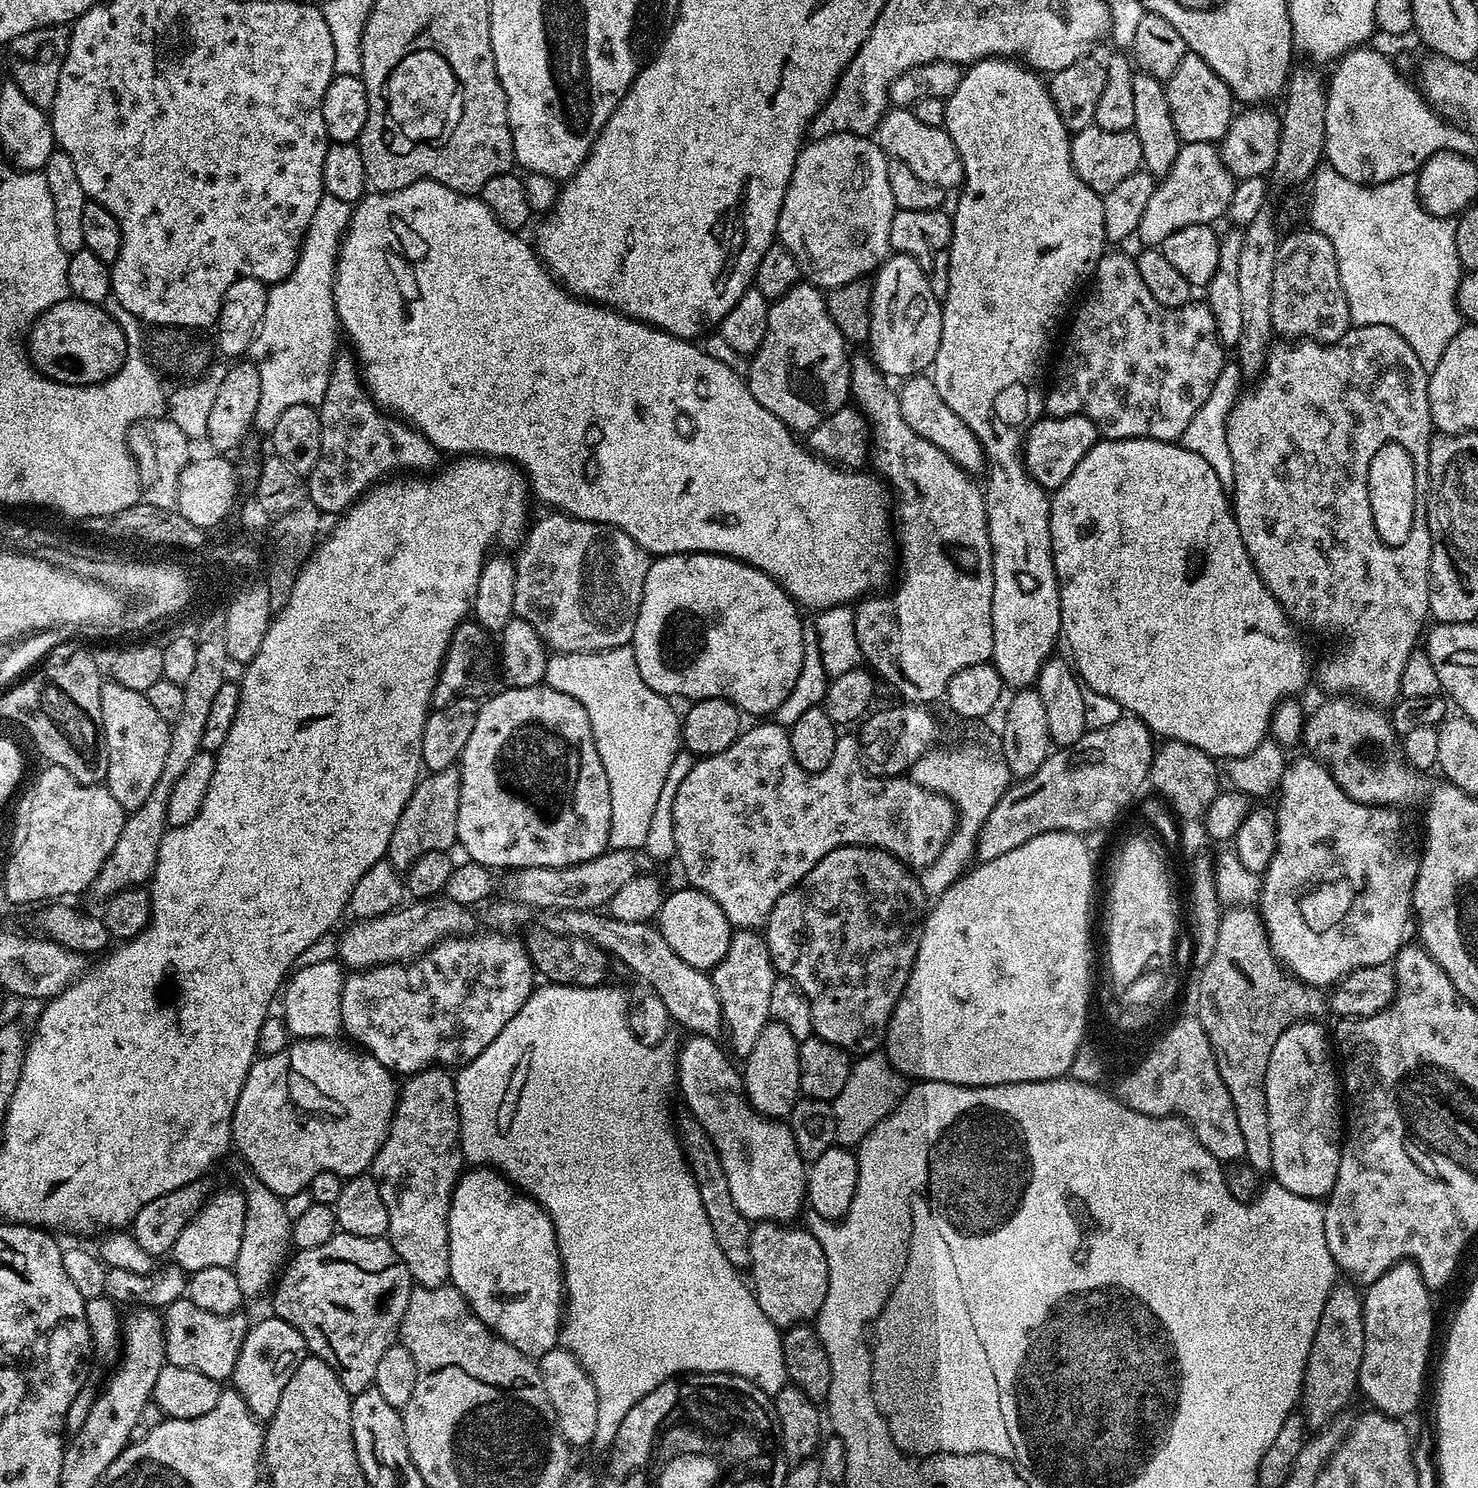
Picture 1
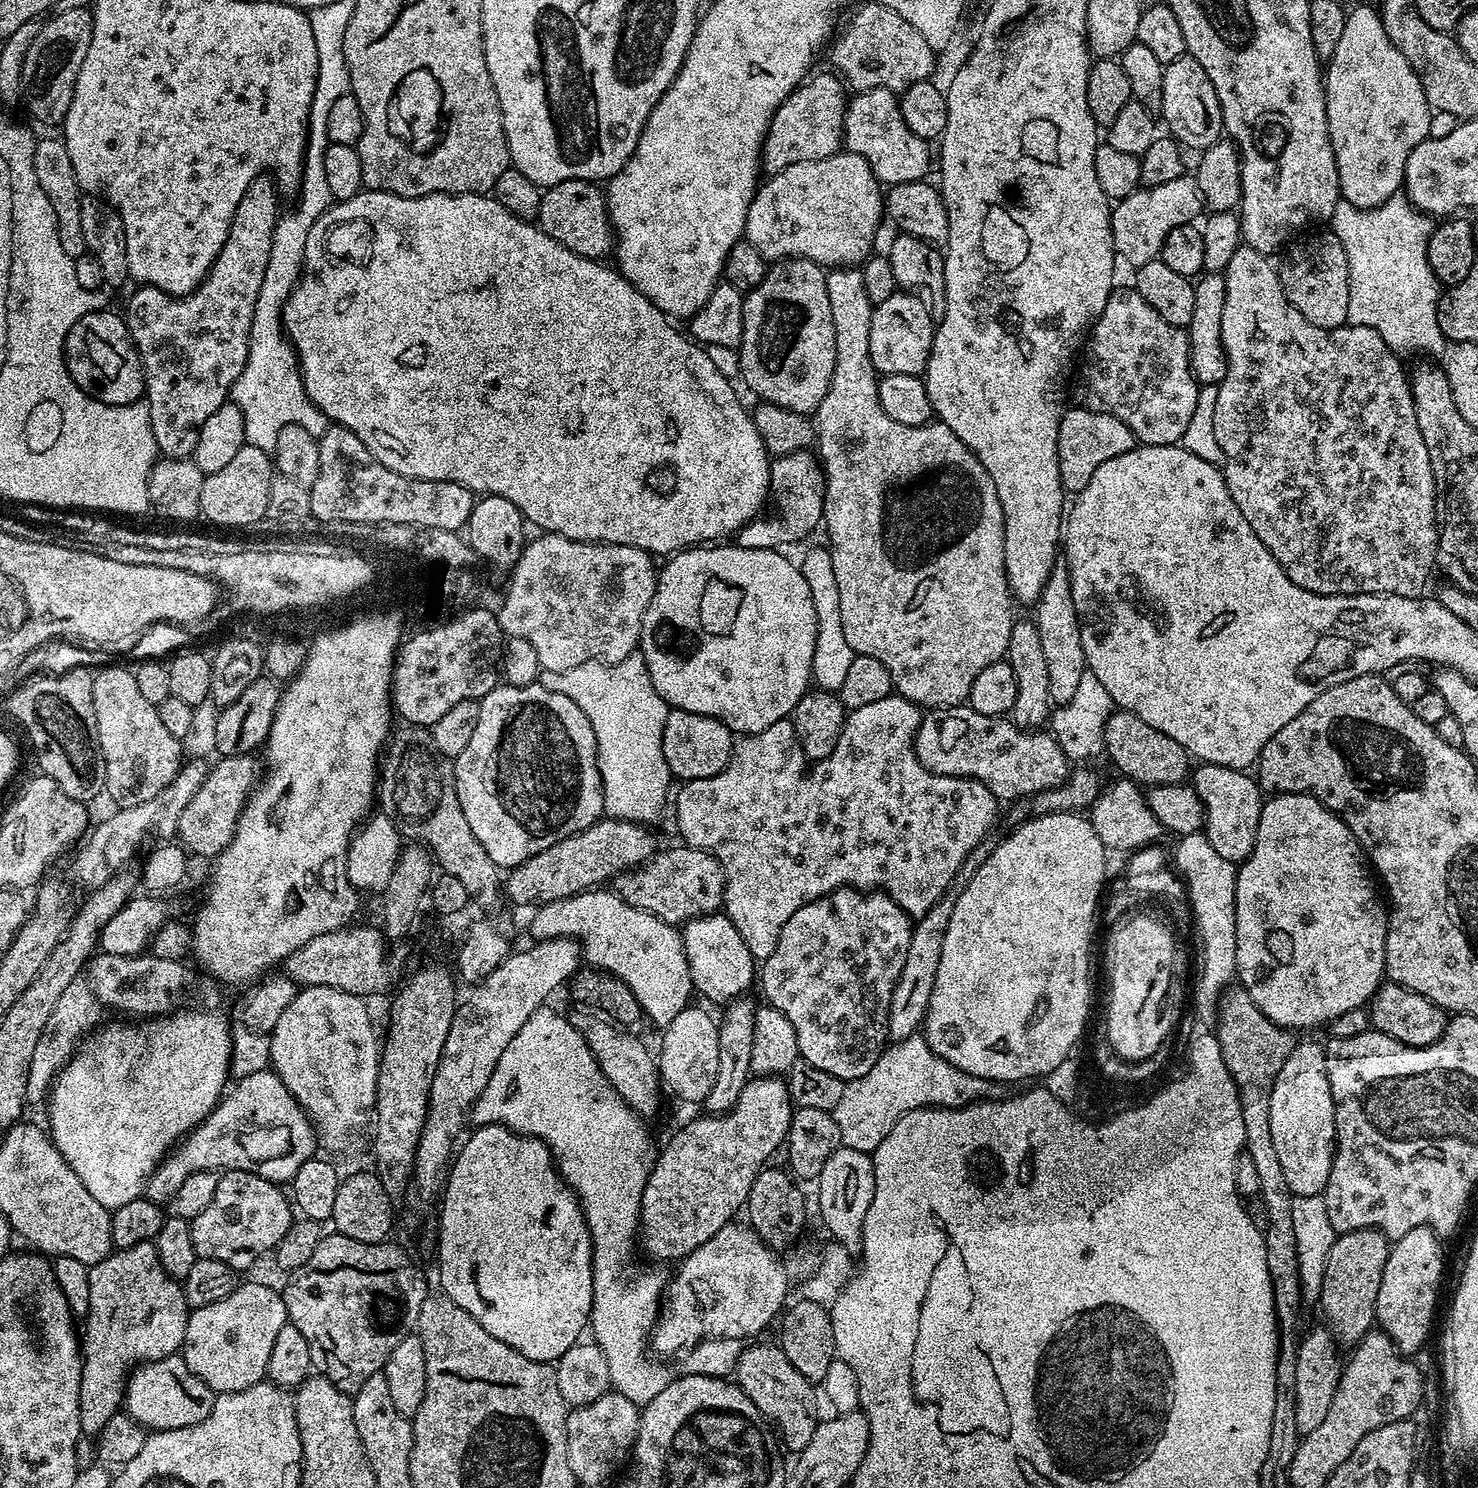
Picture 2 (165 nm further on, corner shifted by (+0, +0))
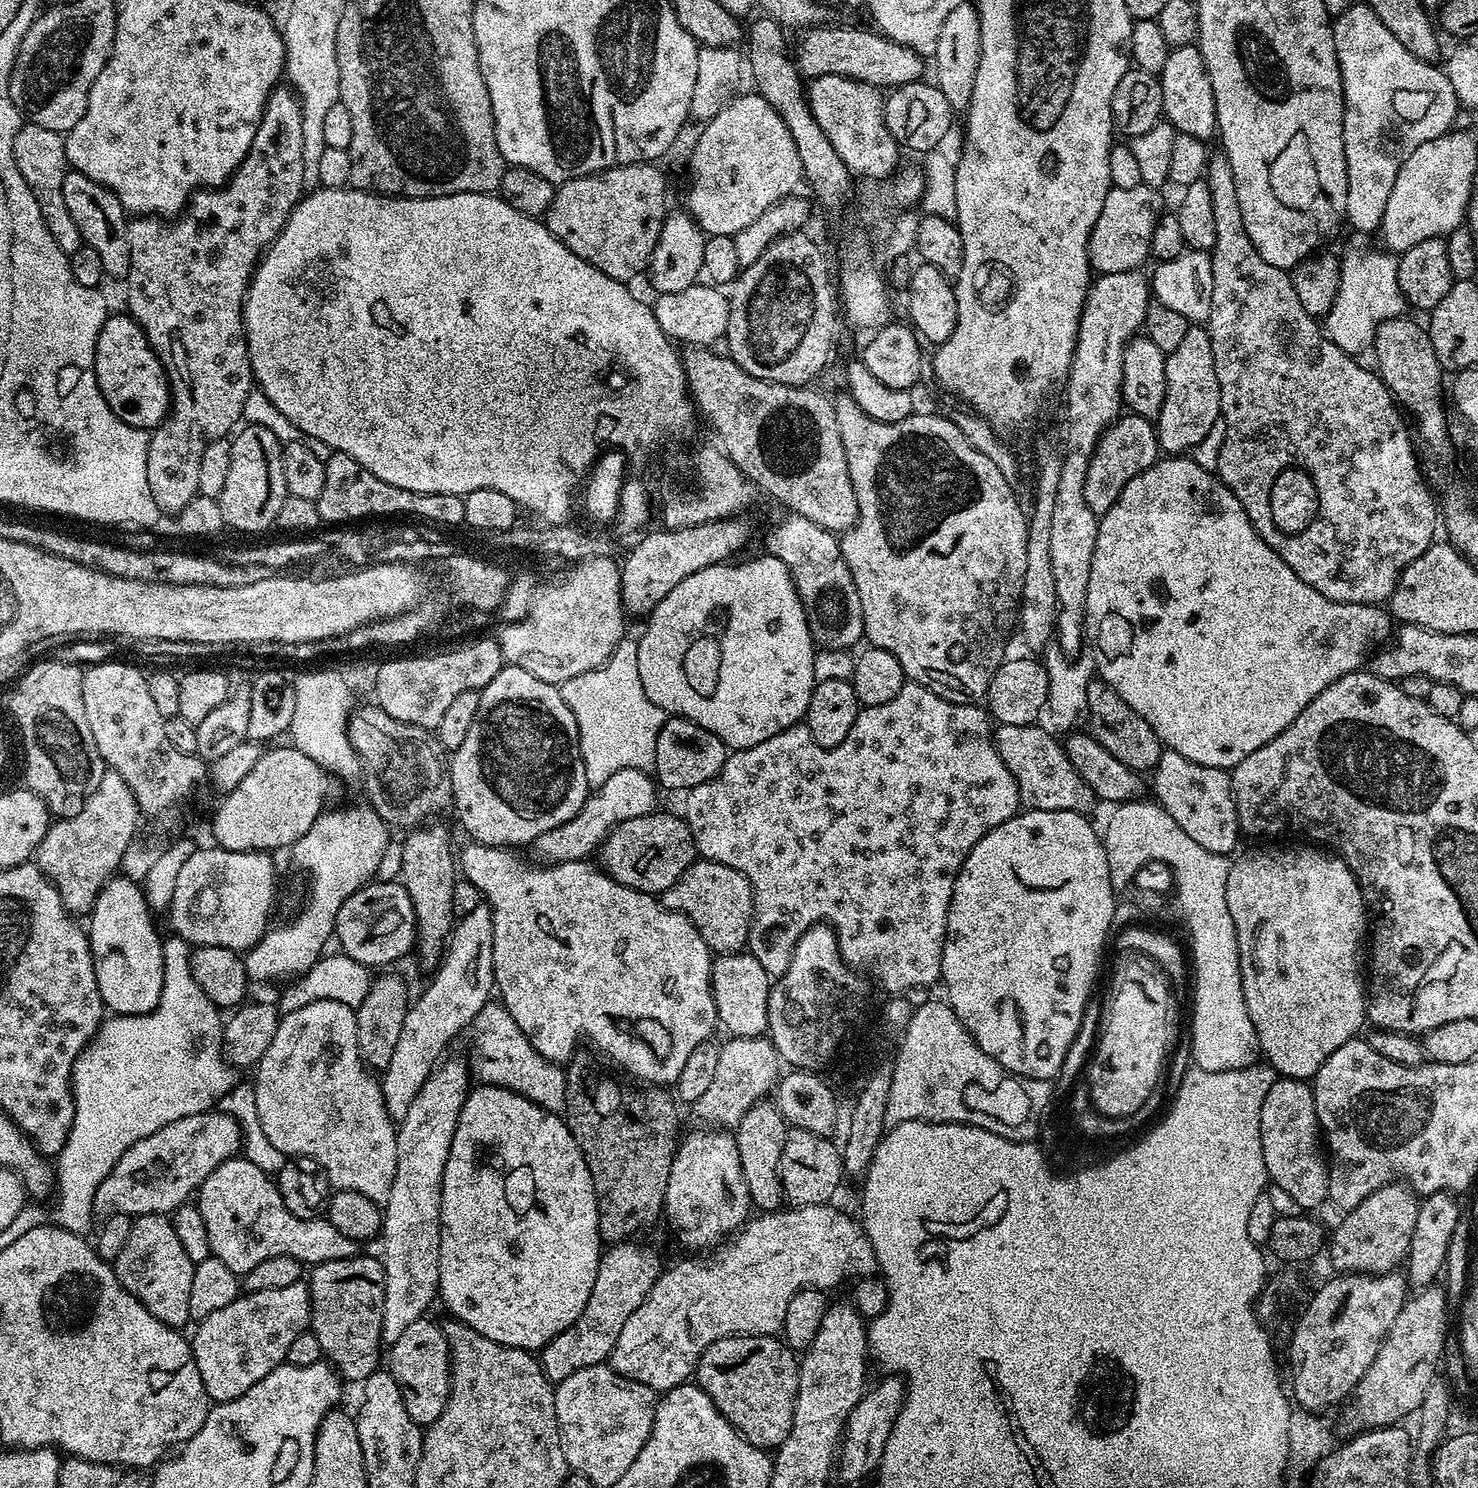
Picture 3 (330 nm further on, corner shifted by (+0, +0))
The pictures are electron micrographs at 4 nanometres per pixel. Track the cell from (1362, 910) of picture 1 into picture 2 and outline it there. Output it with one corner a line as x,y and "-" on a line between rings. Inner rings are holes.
1281,792
1267,797
1258,818
1258,834
1254,838
1254,850
1245,858
1244,863
1236,869
1236,976
1239,987
1250,994
1254,1006
1270,1018
1270,1022
1279,1028
1297,1030
1296,1028
1316,1028
1319,1024
1331,1025
1334,1018
1346,1014
1346,1010
1365,1007
1385,979
1384,951
1388,933
1388,912
1376,901
1376,888
1372,885
1370,865
1366,859
1365,849
1354,838
1350,826
1341,816
1337,816
1316,796
1306,792

